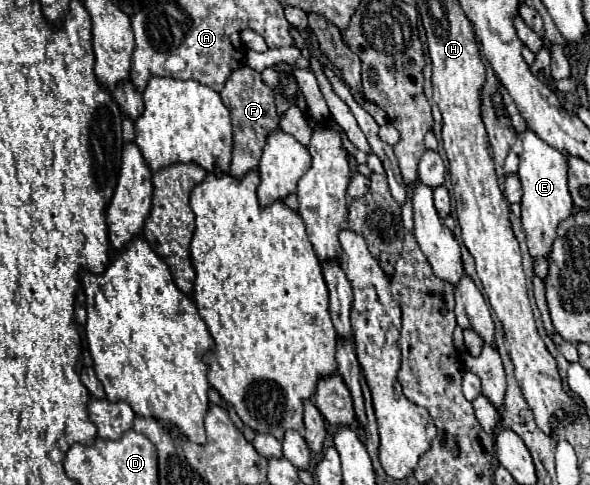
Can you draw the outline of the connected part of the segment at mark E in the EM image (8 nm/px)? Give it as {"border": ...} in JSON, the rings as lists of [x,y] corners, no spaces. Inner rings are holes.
{"border":[[[524,129],[518,133],[522,139],[522,151],[518,177],[522,183],[522,227],[526,231],[526,243],[530,249],[530,255],[534,259],[534,271],[542,279],[548,275],[548,253],[552,247],[552,241],[556,237],[556,227],[562,219],[566,219],[572,213],[572,197],[568,193],[568,161],[566,155],[558,149],[544,143],[532,129]]]}

